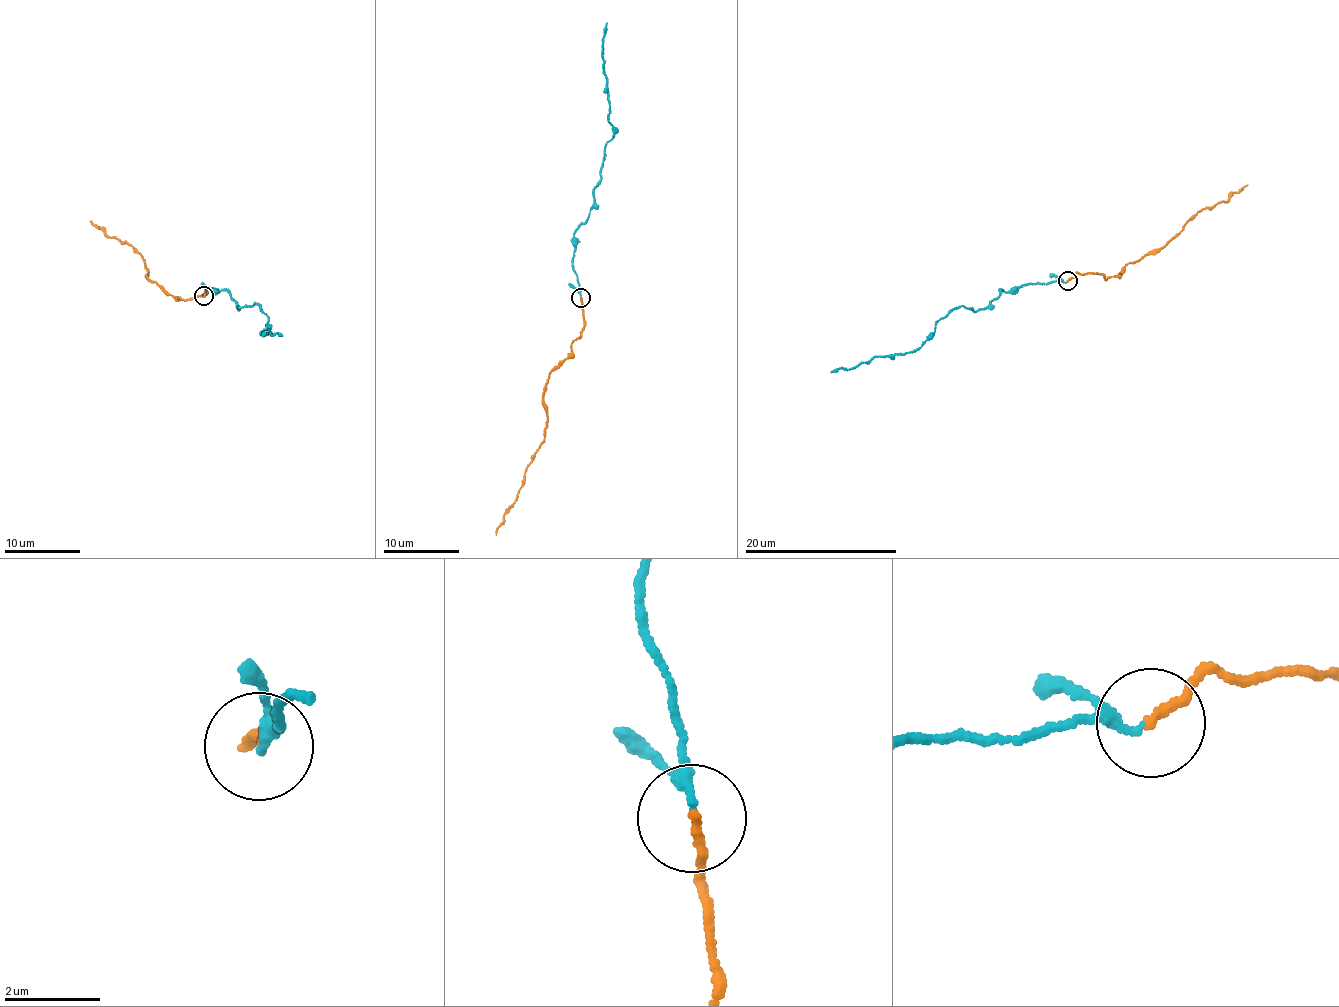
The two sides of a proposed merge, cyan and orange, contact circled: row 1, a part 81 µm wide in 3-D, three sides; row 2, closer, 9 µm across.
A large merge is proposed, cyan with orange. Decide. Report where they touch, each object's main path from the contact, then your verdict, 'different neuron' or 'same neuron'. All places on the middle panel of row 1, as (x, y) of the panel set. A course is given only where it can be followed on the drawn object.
(580, 297) | cyan via (580, 296), (574, 234), (586, 220), (606, 144), (615, 136), (601, 50), (607, 22) | orange via (580, 298), (584, 323), (581, 336), (572, 341), (571, 353), (547, 380), (547, 418), (540, 447), (495, 535) | same neuron

